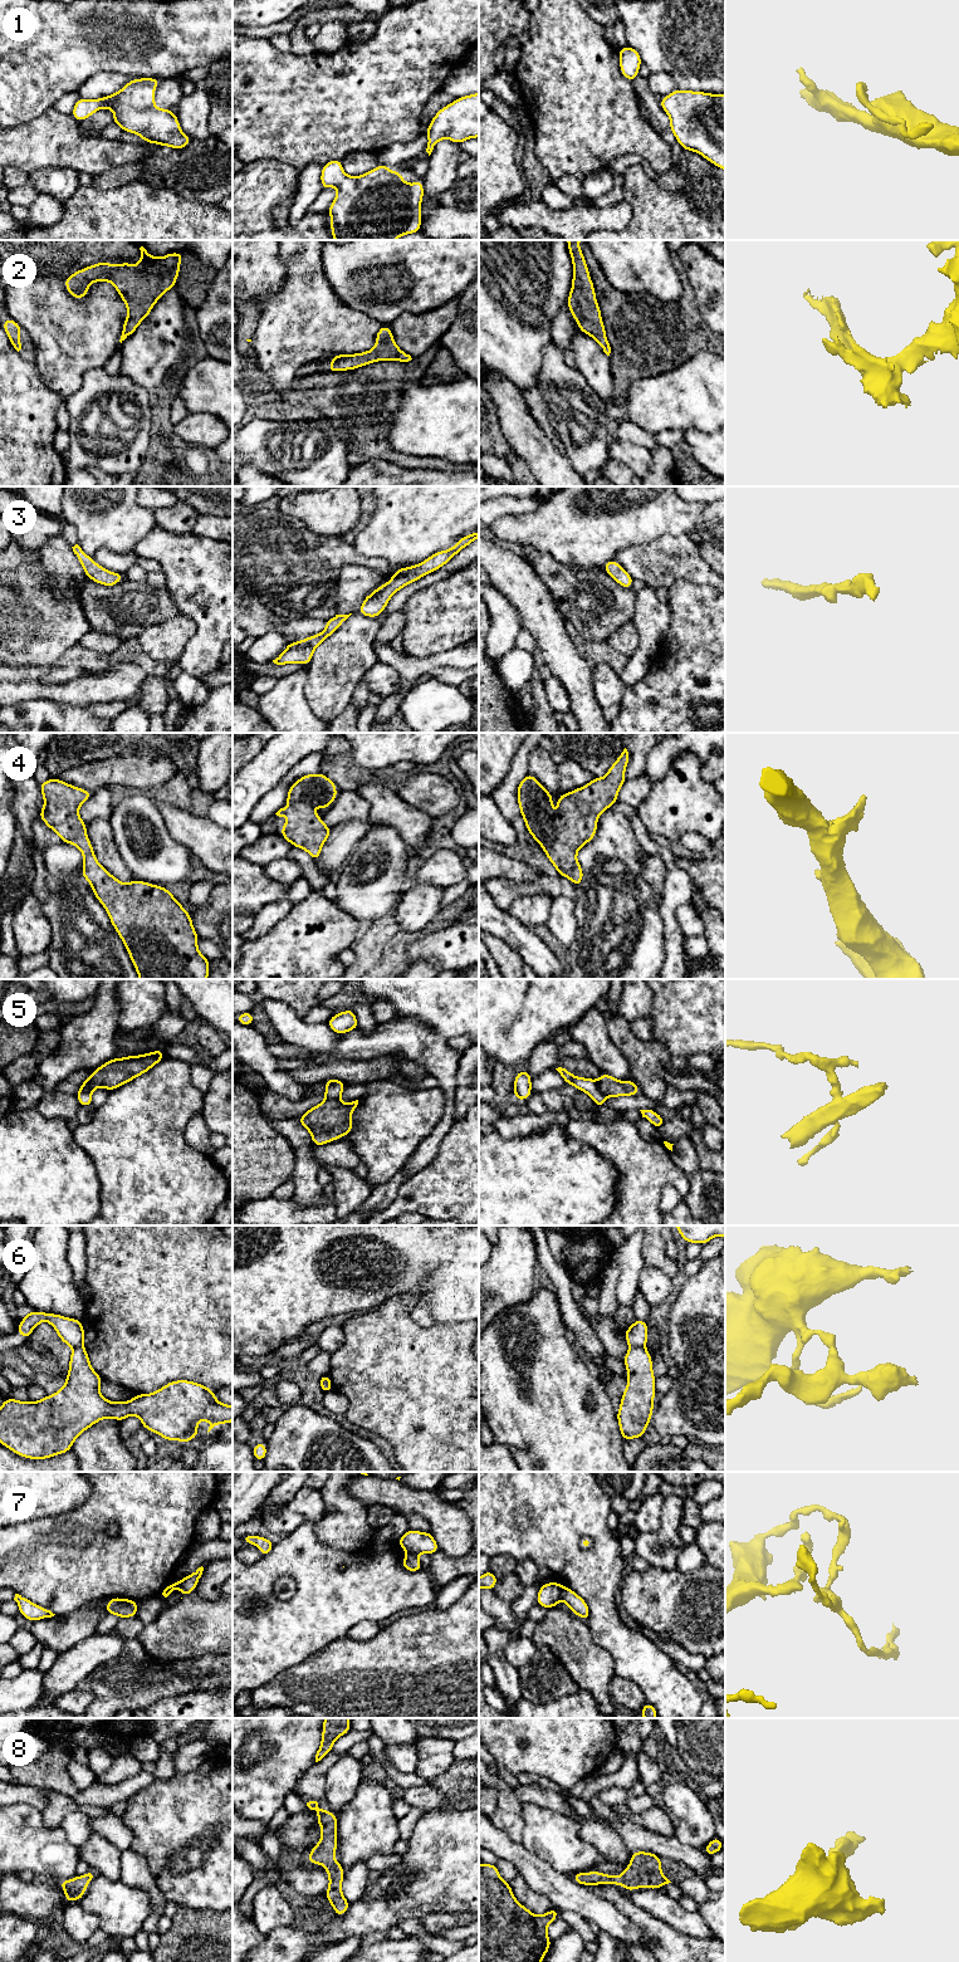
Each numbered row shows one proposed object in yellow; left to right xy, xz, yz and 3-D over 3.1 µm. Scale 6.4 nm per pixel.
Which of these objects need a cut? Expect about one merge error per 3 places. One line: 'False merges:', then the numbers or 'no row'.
False merges: 5, 6, 7

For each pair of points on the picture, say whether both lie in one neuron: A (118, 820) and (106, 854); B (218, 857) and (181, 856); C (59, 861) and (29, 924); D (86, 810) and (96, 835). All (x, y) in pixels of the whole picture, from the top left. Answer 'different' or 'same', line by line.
A: different
B: different
C: different
D: different

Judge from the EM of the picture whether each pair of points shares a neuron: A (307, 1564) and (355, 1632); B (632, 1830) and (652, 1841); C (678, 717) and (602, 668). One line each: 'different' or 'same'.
A: different
B: same
C: different

